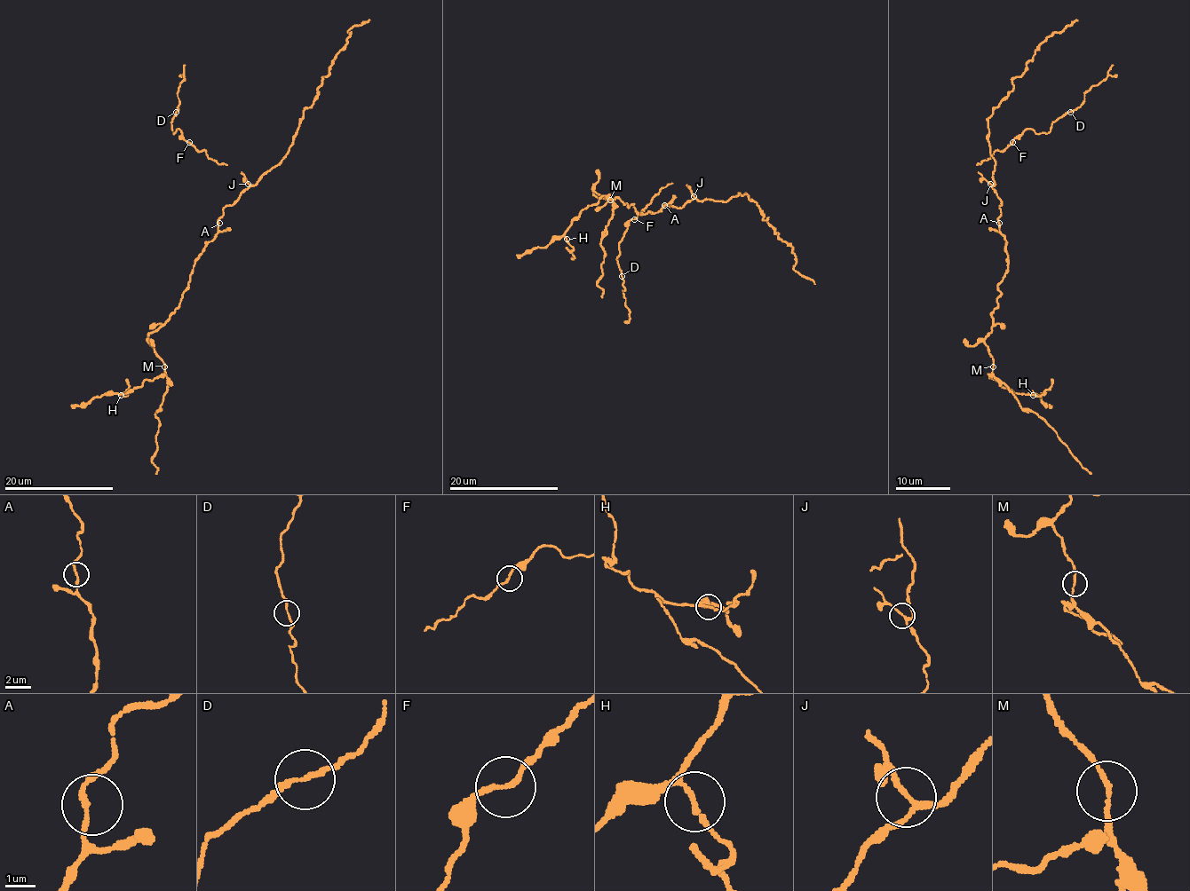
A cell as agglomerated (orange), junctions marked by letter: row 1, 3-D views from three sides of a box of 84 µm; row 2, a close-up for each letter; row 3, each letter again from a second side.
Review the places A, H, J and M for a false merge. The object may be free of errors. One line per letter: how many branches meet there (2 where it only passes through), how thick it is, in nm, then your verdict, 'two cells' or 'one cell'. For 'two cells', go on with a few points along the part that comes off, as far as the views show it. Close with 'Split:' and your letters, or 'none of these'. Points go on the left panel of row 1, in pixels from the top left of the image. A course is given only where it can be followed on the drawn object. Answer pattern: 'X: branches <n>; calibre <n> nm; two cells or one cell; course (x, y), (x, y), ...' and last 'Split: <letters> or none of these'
A: branches 2; calibre 140 nm; one cell
H: branches 3; calibre 140 nm; one cell
J: branches 3; calibre 130 nm; one cell
M: branches 2; calibre 130 nm; one cell
Split: none of these

